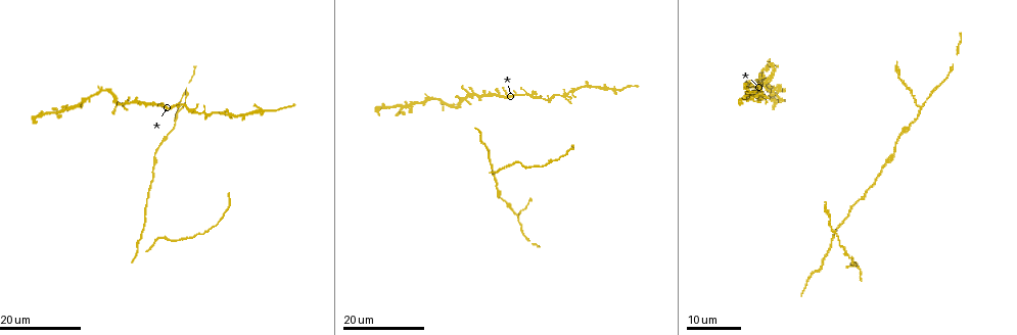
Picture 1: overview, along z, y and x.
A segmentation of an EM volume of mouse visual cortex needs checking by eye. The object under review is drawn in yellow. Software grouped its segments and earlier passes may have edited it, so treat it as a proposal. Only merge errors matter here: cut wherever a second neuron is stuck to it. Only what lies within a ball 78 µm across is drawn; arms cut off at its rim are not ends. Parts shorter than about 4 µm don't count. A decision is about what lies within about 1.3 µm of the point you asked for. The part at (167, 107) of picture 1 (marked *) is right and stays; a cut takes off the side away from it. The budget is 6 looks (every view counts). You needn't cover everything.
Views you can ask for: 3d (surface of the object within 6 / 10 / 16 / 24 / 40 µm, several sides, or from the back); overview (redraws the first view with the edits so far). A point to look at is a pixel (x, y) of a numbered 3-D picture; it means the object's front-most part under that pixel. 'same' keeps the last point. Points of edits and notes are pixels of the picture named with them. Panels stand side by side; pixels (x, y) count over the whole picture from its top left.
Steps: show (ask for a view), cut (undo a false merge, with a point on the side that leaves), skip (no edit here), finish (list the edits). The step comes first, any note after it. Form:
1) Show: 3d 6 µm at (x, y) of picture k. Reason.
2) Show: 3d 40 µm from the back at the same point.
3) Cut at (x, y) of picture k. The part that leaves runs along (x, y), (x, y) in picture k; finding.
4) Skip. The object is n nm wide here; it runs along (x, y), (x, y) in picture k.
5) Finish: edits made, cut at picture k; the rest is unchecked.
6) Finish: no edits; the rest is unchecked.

Show: 3d 24 µm at (206, 112) of picture 1.

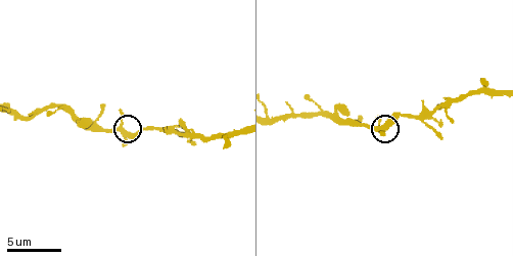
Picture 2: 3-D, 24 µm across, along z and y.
Show: 3d 6 µm at (380, 129) of picture 2.

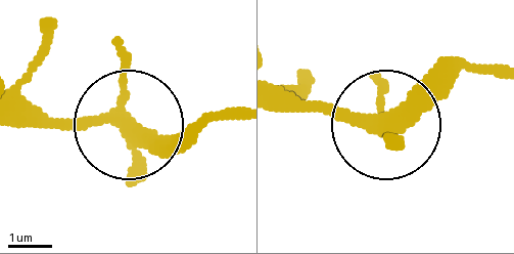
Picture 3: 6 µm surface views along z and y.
Skip. The object is 310 nm wide here; continuous, no second neuron.

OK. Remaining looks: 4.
Show: 3d 16 µm at (425, 122) of picture 2. Four arms meet.

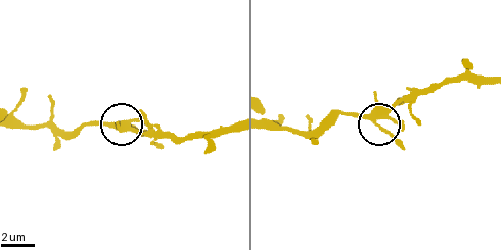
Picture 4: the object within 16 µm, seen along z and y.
Skip. The object is 320 nm wide here; all the same neuron.

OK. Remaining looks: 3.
Show: 3d 24 µm at (922, 107) of picture 1. A fork.

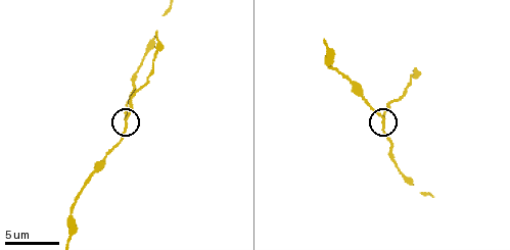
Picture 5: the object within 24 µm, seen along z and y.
Show: 3d 6 µm at (383, 119) of picture 5.

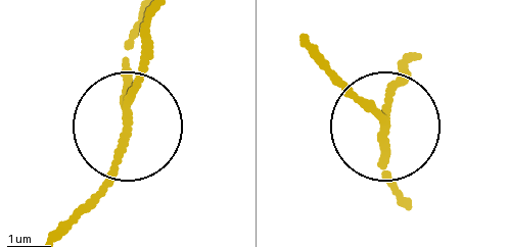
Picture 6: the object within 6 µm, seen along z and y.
Show: 3d 6 µm from the back at (385, 128) of picture 6. From behind.

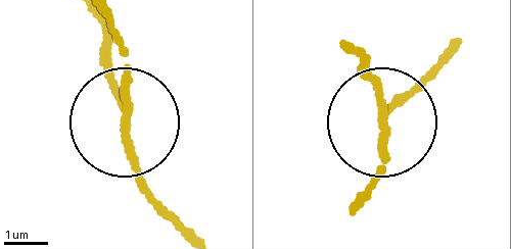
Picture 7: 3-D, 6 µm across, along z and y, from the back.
Cut at (105, 76) of picture 7. The object is 160 nm wide here; two neurons meet here.

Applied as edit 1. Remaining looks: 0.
Finish: edits made, cut at picture 7; the rest is unchecked.

